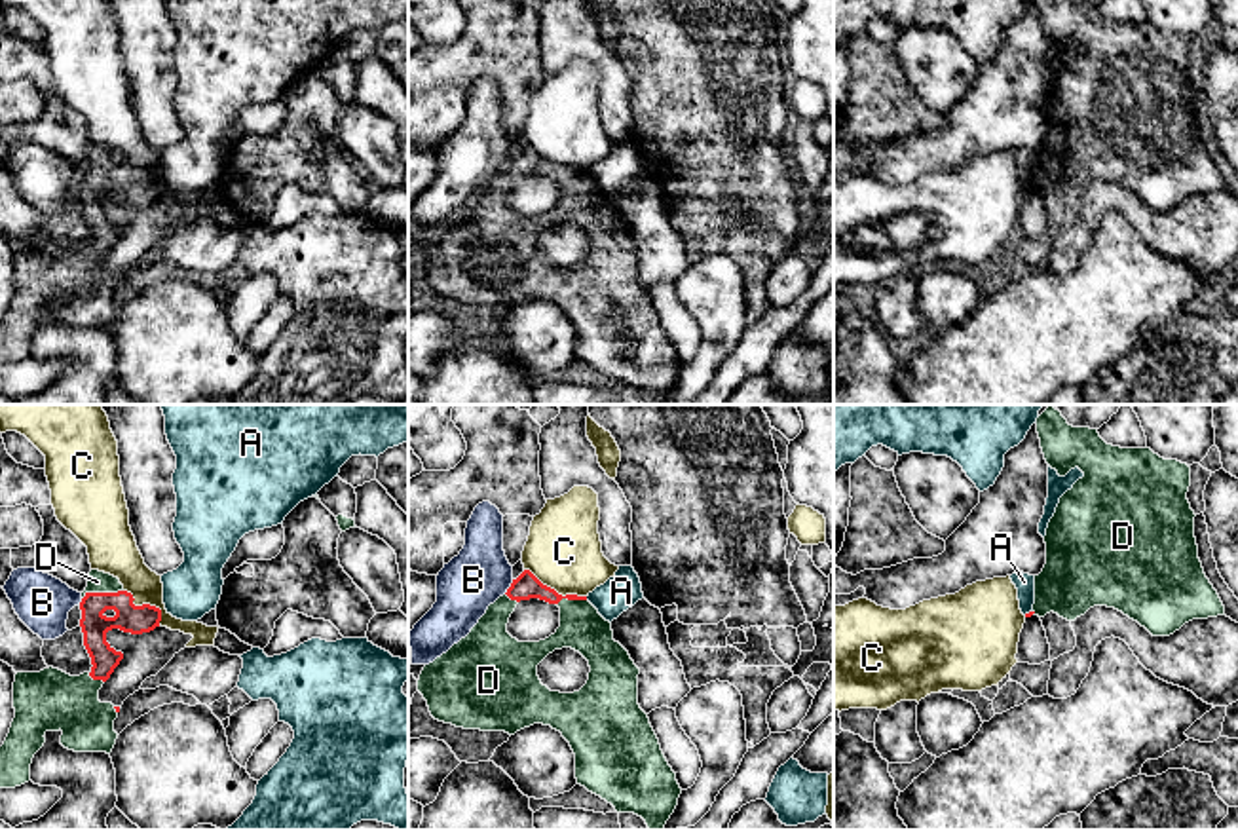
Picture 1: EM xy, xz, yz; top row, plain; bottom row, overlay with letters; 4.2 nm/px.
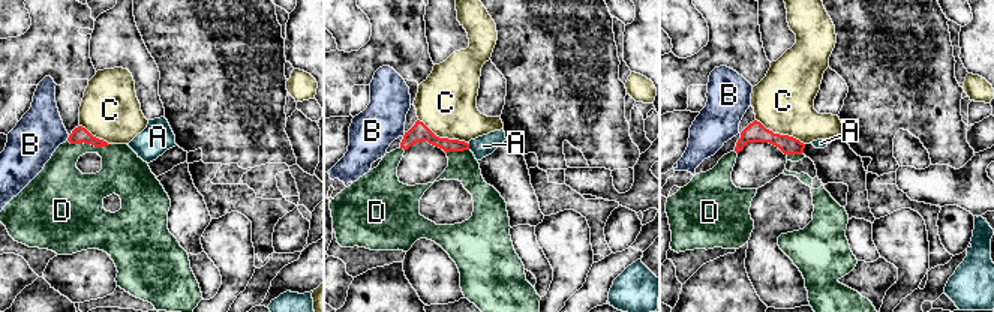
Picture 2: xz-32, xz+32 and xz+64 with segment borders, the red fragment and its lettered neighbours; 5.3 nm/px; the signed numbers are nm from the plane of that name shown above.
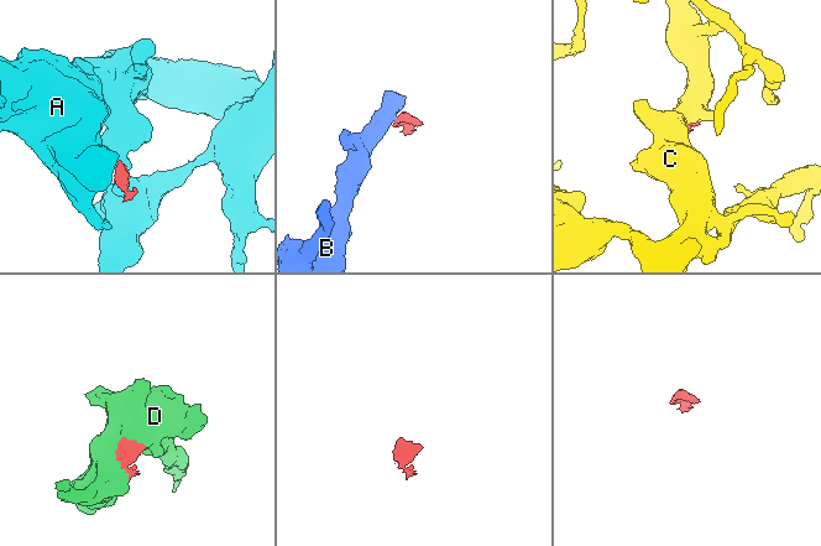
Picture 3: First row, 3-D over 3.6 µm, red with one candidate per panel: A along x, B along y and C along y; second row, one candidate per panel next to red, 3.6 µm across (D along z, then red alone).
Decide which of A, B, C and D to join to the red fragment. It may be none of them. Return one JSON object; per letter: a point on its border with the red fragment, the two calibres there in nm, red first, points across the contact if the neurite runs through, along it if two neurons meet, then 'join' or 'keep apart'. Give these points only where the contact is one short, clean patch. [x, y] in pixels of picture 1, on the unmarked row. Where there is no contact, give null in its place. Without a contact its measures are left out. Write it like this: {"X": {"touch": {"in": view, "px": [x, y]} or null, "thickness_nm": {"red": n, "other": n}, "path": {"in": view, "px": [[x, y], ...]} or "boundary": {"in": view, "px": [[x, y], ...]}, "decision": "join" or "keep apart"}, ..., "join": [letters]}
{"A": {"touch": {"in": "yz", "px": [1030, 187]}, "thickness_nm": {"red": 20, "other": 80}, "boundary": {"in": "yz", "px": [[1031, 185], [1024, 188]]}, "decision": "keep apart"}, "B": {"touch": {"in": "xz", "px": [509, 162]}, "thickness_nm": {"red": 110, "other": 260}, "boundary": {"in": "xz", "px": [[513, 154], [504, 168]]}, "decision": "keep apart"}, "C": {"touch": {"in": "xz", "px": [553, 164]}, "thickness_nm": {"red": 110, "other": 320}, "boundary": {"in": "xz", "px": [[525, 143], [562, 169], [585, 171]]}, "decision": "keep apart"}, "D": {"touch": {"in": "xy", "px": [101, 168]}, "thickness_nm": {"red": 120, "other": 90}, "decision": "join"}, "join": ["D"]}

